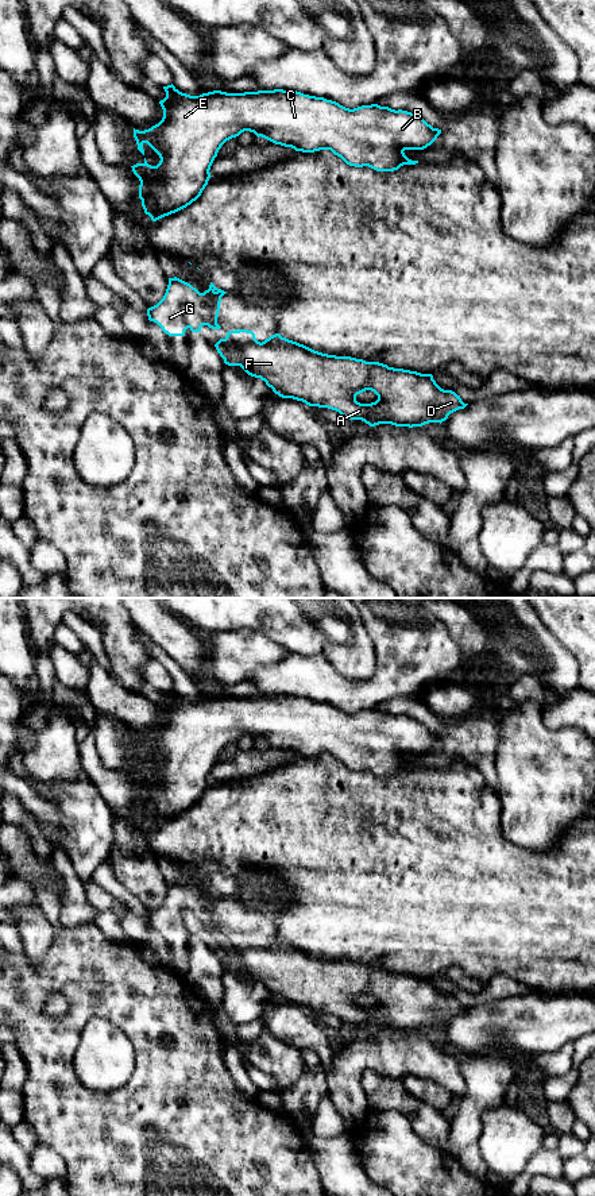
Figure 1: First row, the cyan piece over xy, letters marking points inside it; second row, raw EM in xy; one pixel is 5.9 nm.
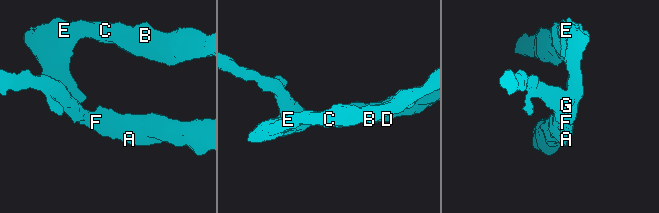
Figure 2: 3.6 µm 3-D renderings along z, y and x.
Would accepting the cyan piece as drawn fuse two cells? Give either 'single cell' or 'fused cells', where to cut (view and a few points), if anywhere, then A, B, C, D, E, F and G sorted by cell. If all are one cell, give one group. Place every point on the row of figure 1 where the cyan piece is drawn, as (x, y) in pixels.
fused cells | xy (185, 312), (196, 312), (204, 319), (205, 324) | A B C D E F / G

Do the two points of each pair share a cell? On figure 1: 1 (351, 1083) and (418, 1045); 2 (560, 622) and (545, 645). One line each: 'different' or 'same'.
1: same
2: different

